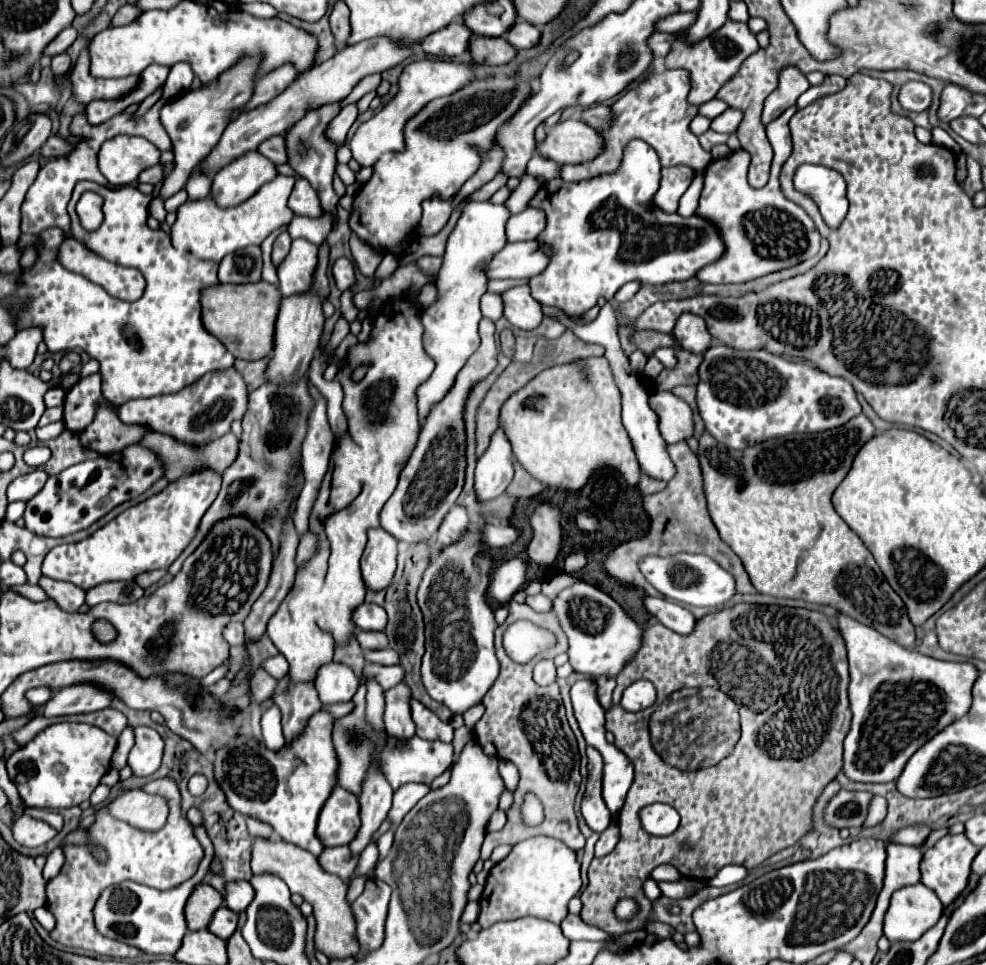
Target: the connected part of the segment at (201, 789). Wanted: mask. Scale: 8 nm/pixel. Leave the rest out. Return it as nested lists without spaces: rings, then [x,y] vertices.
[[[201,774],[193,775],[188,782],[188,790],[191,794],[203,794],[207,789],[208,781]]]

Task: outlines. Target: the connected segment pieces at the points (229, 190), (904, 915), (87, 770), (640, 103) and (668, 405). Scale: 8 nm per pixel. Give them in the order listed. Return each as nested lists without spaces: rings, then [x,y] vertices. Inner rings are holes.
[[[249,151],[215,173],[211,197],[221,207],[235,207],[255,195],[277,175],[277,165],[273,161],[259,151]]]
[[[921,883],[899,889],[885,913],[883,933],[889,941],[915,941],[941,917],[943,905]]]
[[[57,723],[41,731],[35,739],[31,739],[25,747],[15,751],[7,759],[7,773],[11,781],[15,783],[21,799],[27,807],[39,807],[39,809],[65,809],[73,805],[81,805],[89,799],[93,789],[99,785],[101,777],[109,771],[111,755],[115,751],[117,739],[105,733],[99,727],[87,725],[87,723]]]
[[[665,69],[661,73],[649,71],[635,87],[629,87],[619,95],[619,99],[611,105],[611,127],[597,129],[603,137],[603,151],[581,165],[561,165],[559,177],[563,181],[581,181],[583,177],[595,177],[595,173],[611,173],[611,169],[619,167],[619,157],[623,153],[623,145],[631,139],[647,141],[661,159],[663,167],[687,165],[693,171],[701,171],[711,161],[711,153],[699,145],[699,139],[689,131],[691,119],[697,115],[697,107],[687,103],[687,73],[681,69]]]
[[[655,389],[649,393],[649,405],[659,417],[659,431],[667,443],[675,443],[693,435],[691,409],[671,391]]]

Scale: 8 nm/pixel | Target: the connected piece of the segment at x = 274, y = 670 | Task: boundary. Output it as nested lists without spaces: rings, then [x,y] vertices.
[[[269,657],[261,663],[261,669],[265,669],[271,677],[281,679],[287,673],[287,661],[285,657]]]

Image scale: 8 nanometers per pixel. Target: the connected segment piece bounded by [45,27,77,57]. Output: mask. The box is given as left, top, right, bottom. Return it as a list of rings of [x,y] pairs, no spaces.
[[[67,27],[63,29],[47,47],[45,47],[45,55],[59,55],[59,53],[65,53],[69,49],[69,45],[77,39],[77,29],[75,27]]]

